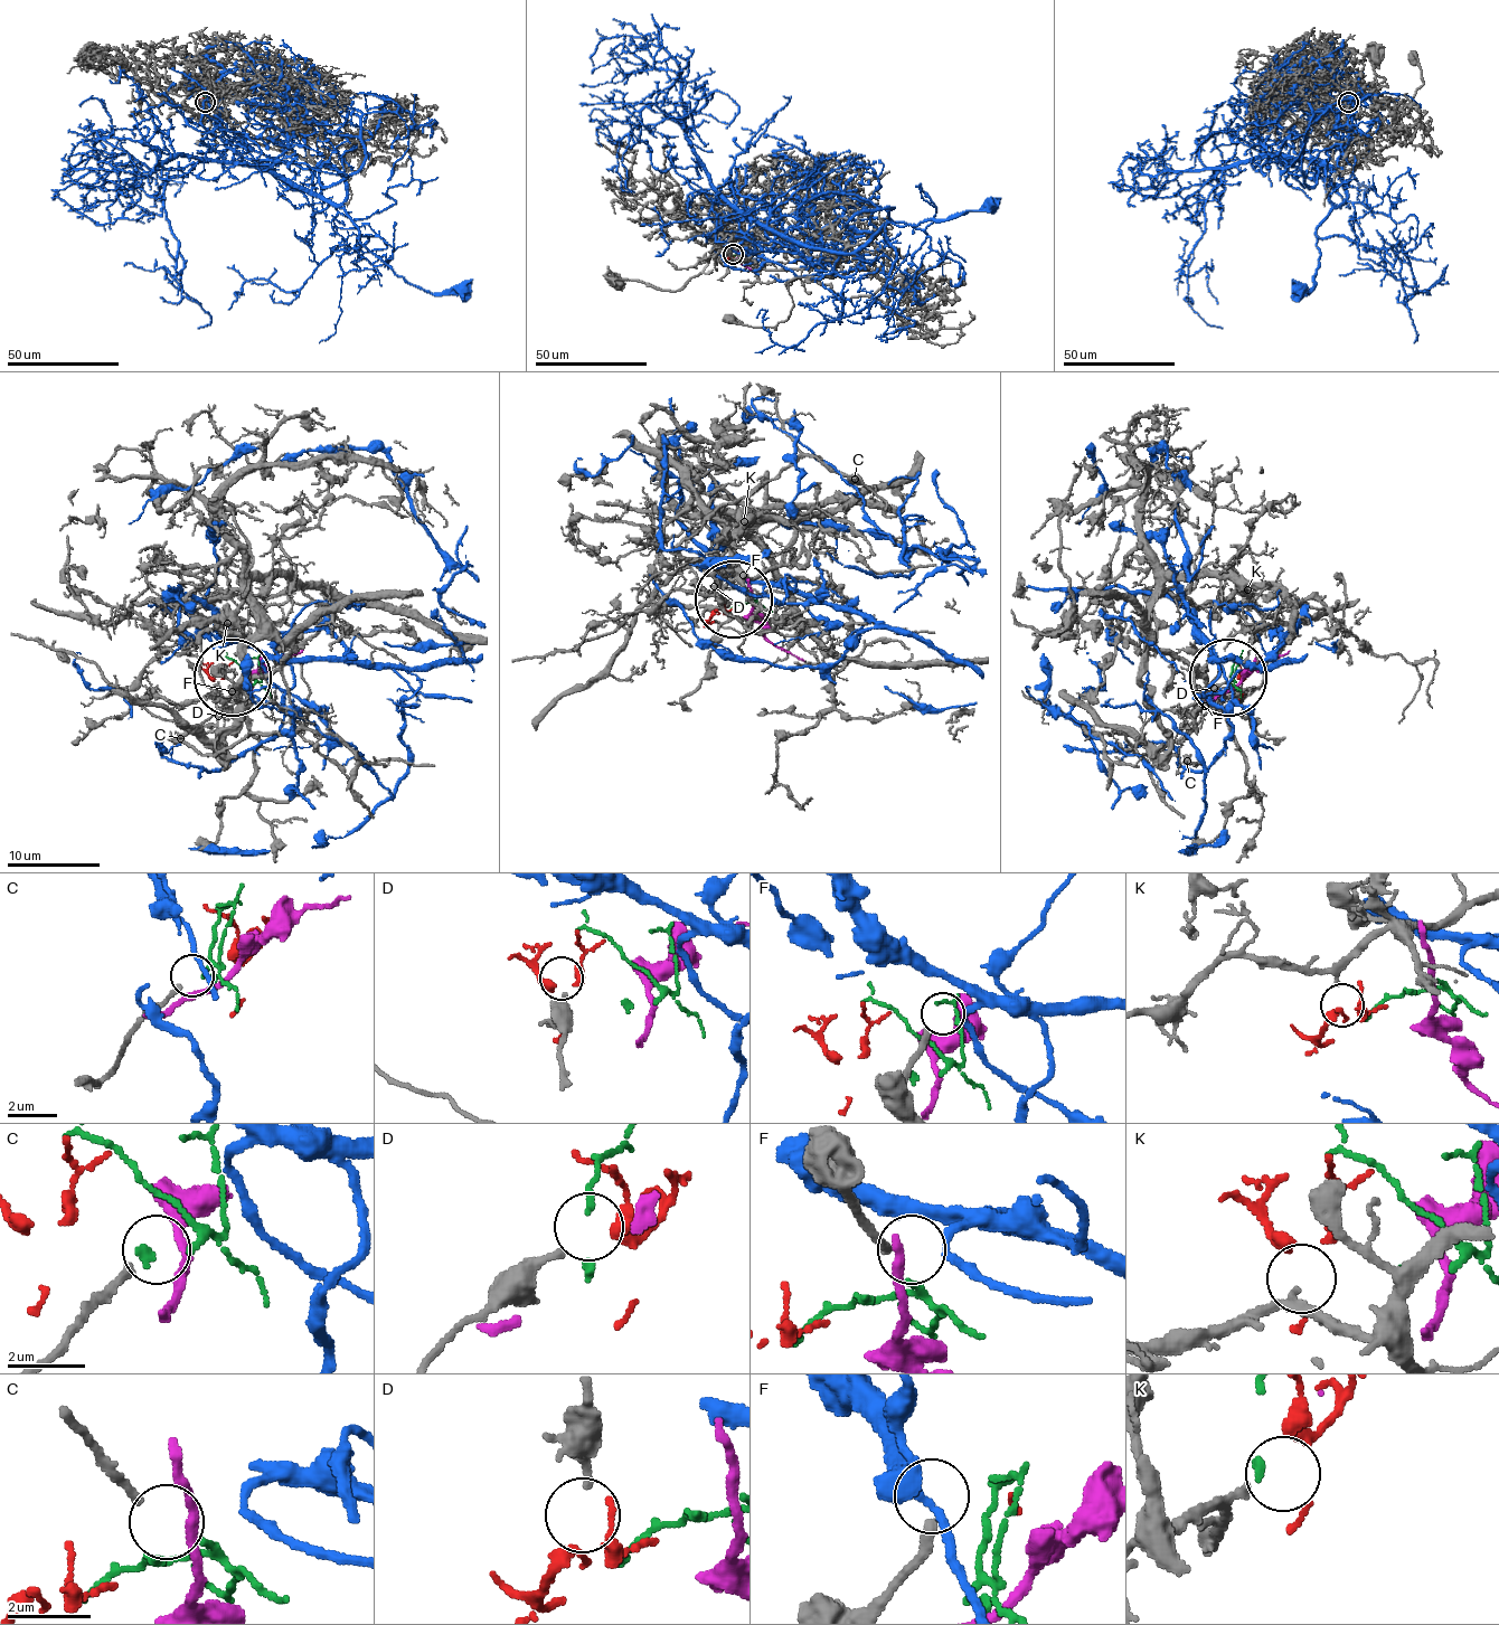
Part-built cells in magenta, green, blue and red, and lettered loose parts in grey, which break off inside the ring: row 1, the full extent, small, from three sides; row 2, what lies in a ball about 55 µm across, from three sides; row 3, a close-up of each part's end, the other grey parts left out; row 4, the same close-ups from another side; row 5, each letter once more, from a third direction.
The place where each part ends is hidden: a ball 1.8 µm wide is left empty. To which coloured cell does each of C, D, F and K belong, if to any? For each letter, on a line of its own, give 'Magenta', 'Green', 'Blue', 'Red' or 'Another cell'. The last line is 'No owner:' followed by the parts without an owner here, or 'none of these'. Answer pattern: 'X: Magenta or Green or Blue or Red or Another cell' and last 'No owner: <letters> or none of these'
C: Green
D: Another cell
F: Blue
K: Red
No owner: D

